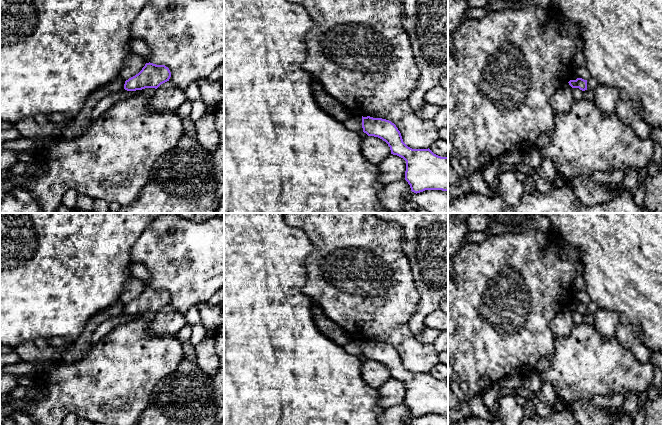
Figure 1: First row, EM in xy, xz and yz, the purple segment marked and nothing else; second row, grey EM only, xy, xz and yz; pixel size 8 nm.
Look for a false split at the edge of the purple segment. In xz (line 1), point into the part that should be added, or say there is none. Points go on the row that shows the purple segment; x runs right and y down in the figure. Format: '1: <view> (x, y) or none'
1: none

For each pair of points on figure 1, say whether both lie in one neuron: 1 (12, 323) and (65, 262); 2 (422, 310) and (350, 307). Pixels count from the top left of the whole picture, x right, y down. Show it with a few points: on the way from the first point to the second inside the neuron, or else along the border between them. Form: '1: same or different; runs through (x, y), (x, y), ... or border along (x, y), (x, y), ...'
1: same; runs through (19, 308), (50, 277)
2: different; border along (415, 286), (419, 302), (408, 322), (412, 333)

